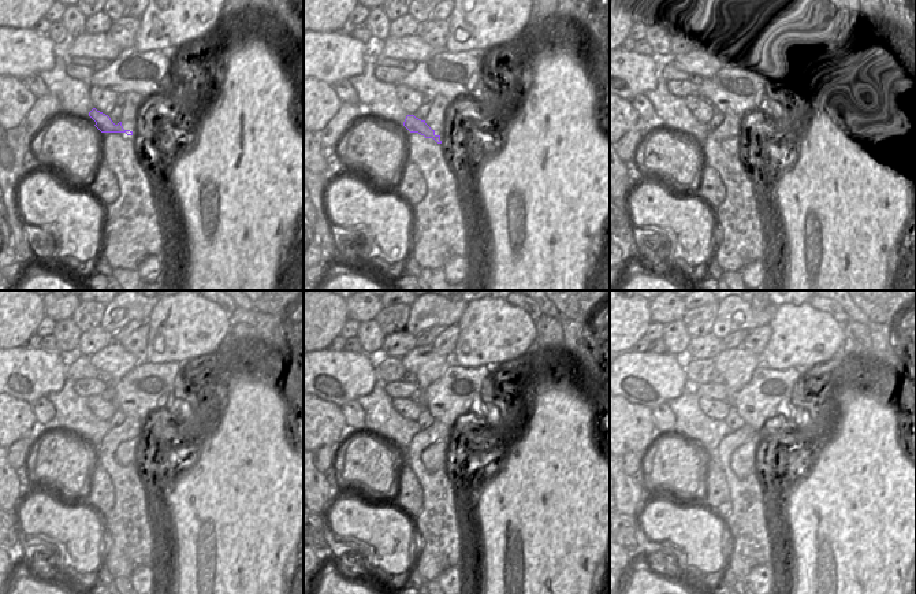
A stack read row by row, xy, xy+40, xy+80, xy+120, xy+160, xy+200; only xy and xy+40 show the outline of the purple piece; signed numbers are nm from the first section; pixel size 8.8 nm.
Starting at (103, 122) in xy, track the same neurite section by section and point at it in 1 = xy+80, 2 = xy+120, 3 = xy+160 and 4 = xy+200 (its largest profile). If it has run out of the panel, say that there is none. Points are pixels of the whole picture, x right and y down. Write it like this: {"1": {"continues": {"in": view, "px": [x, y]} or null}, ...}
{"1": {"continues": {"in": "xy+80", "px": [744, 141]}}, "2": {"continues": {"in": "xy+120", "px": [129, 453]}}, "3": {"continues": {"in": "xy+160", "px": [438, 456]}}, "4": {"continues": {"in": "xy+200", "px": [744, 461]}}}

